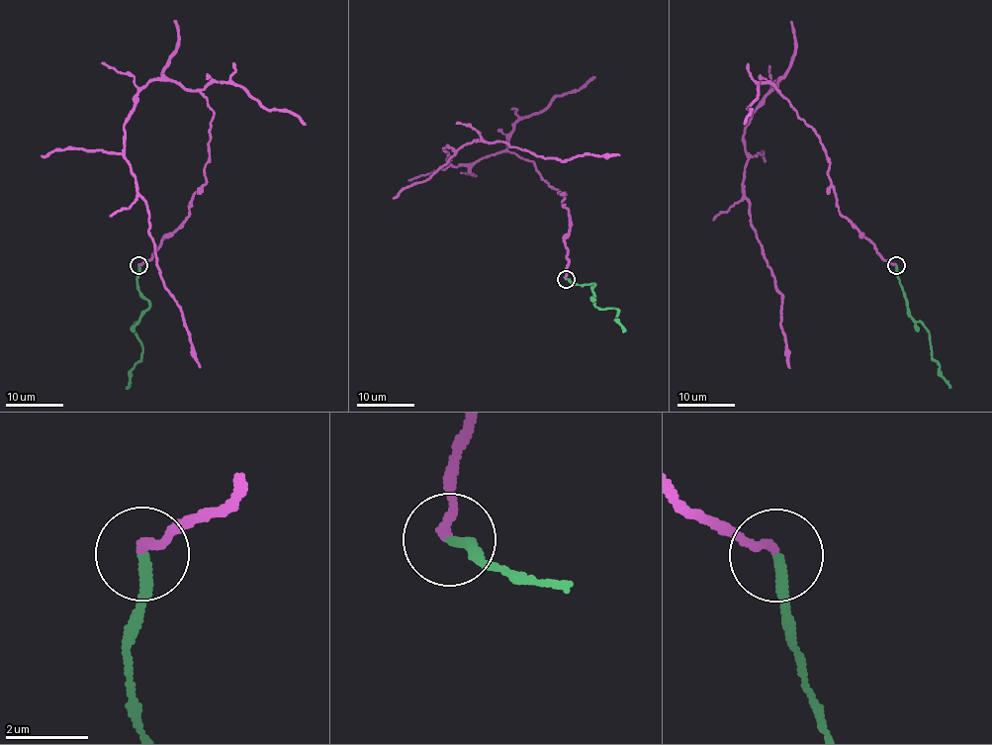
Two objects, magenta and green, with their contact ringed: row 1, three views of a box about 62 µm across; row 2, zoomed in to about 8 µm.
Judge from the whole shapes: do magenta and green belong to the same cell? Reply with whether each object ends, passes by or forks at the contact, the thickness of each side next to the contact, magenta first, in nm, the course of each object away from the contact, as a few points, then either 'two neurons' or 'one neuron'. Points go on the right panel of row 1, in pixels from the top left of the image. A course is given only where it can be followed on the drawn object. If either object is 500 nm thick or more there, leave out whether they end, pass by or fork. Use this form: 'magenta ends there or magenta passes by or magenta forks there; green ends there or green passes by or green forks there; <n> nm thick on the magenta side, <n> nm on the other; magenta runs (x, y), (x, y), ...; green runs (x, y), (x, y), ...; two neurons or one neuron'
magenta ends there; green ends there; 220 nm thick on the magenta side, 260 nm on the other; magenta runs (896, 265), (840, 212), (826, 151), (772, 82), (744, 129), (743, 193), (780, 295), (789, 367); green runs (896, 265), (907, 308), (929, 332), (931, 354), (950, 388); one neuron

